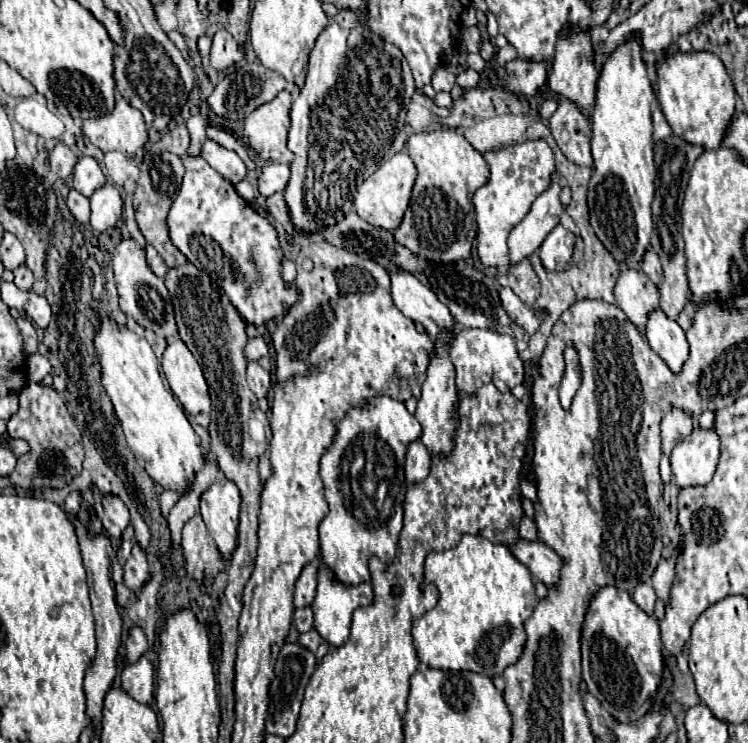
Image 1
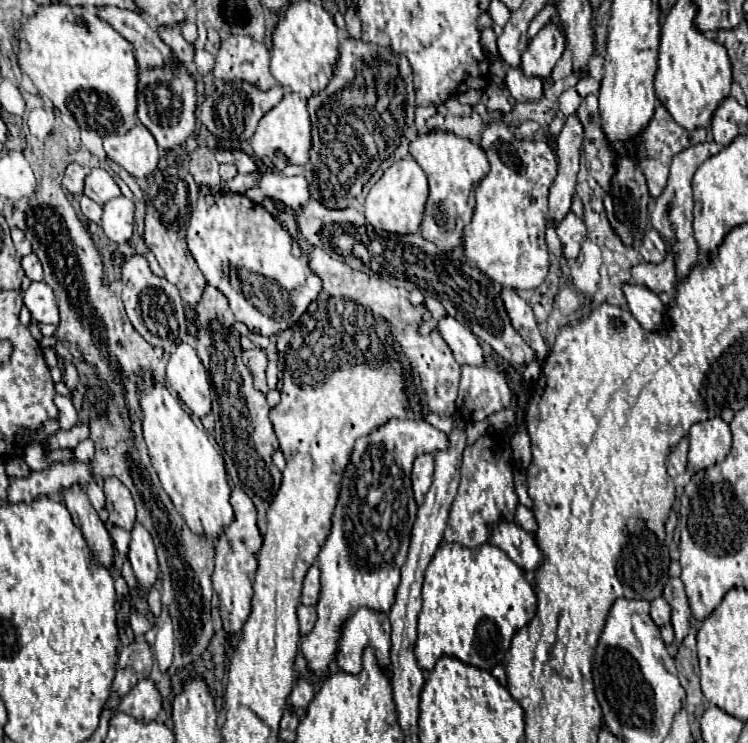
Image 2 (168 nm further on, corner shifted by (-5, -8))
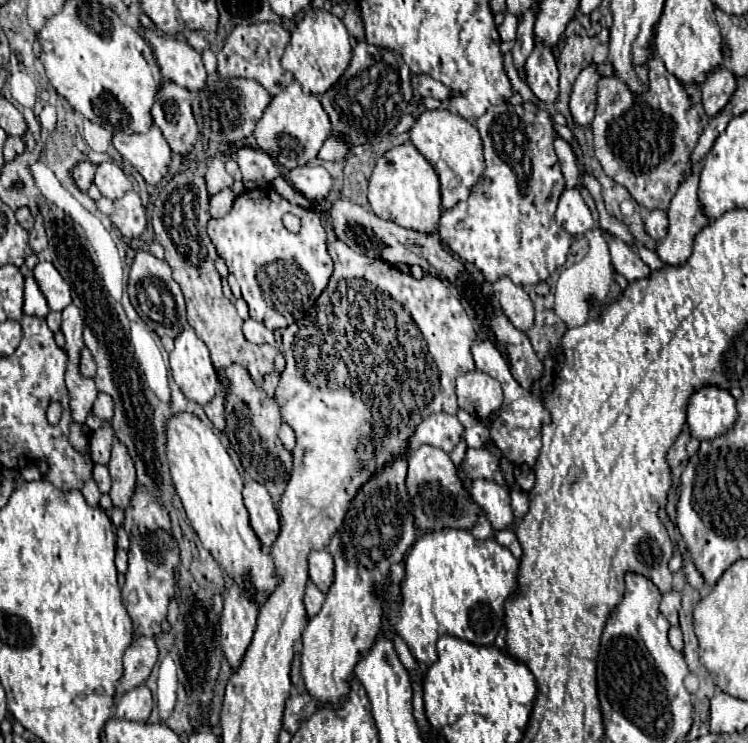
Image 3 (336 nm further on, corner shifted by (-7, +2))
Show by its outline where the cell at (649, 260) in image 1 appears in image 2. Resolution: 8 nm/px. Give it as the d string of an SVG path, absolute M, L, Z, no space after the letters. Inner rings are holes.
M654 228L646 230L644 240L640 244L640 254L642 254L644 262L652 262L652 264L664 262L666 254L668 254L668 248L666 248L664 240L660 240L660 234Z

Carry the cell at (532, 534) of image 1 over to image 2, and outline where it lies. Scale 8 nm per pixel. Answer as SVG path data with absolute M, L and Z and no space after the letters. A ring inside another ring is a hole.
M522 504L516 508L514 522L516 522L518 526L522 526L522 528L524 528L526 532L530 532L530 534L534 534L534 532L538 530L538 524L536 524L536 520L534 520L532 512L530 512L526 506L522 506Z

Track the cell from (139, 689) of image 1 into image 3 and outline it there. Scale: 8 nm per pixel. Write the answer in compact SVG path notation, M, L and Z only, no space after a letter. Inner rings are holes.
M146 684L126 692L118 702L116 702L116 718L120 720L130 720L130 722L146 722L150 712L154 708L154 698L152 692L148 690Z

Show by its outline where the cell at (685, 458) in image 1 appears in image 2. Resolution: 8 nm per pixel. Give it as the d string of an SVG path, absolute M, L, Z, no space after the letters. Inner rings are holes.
M712 418L694 424L690 430L690 452L688 452L688 472L696 474L708 470L716 462L722 462L732 448L732 434L722 418Z

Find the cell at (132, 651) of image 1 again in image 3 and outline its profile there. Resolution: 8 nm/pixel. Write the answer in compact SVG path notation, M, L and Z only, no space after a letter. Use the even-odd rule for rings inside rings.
M134 638L130 648L124 654L124 676L116 688L116 696L130 692L132 688L144 684L158 660L158 648L154 638Z

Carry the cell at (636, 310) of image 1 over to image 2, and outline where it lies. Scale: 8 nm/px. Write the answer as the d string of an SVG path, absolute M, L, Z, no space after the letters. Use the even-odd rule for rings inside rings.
M672 254L666 256L664 264L636 264L632 268L632 284L646 286L654 294L672 292L676 286L676 272Z

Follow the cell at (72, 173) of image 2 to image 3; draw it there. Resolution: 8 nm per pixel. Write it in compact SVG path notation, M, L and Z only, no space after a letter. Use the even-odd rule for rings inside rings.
M78 162L76 168L72 170L72 174L74 174L74 180L76 180L78 188L82 192L86 192L90 188L92 180L94 180L94 164L90 164L90 162Z

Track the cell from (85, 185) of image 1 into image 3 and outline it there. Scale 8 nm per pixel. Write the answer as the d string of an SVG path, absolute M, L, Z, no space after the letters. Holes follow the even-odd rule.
M102 162L96 168L94 184L100 188L102 196L106 196L110 200L118 200L128 190L132 190L132 182L128 180L128 176L114 162Z

